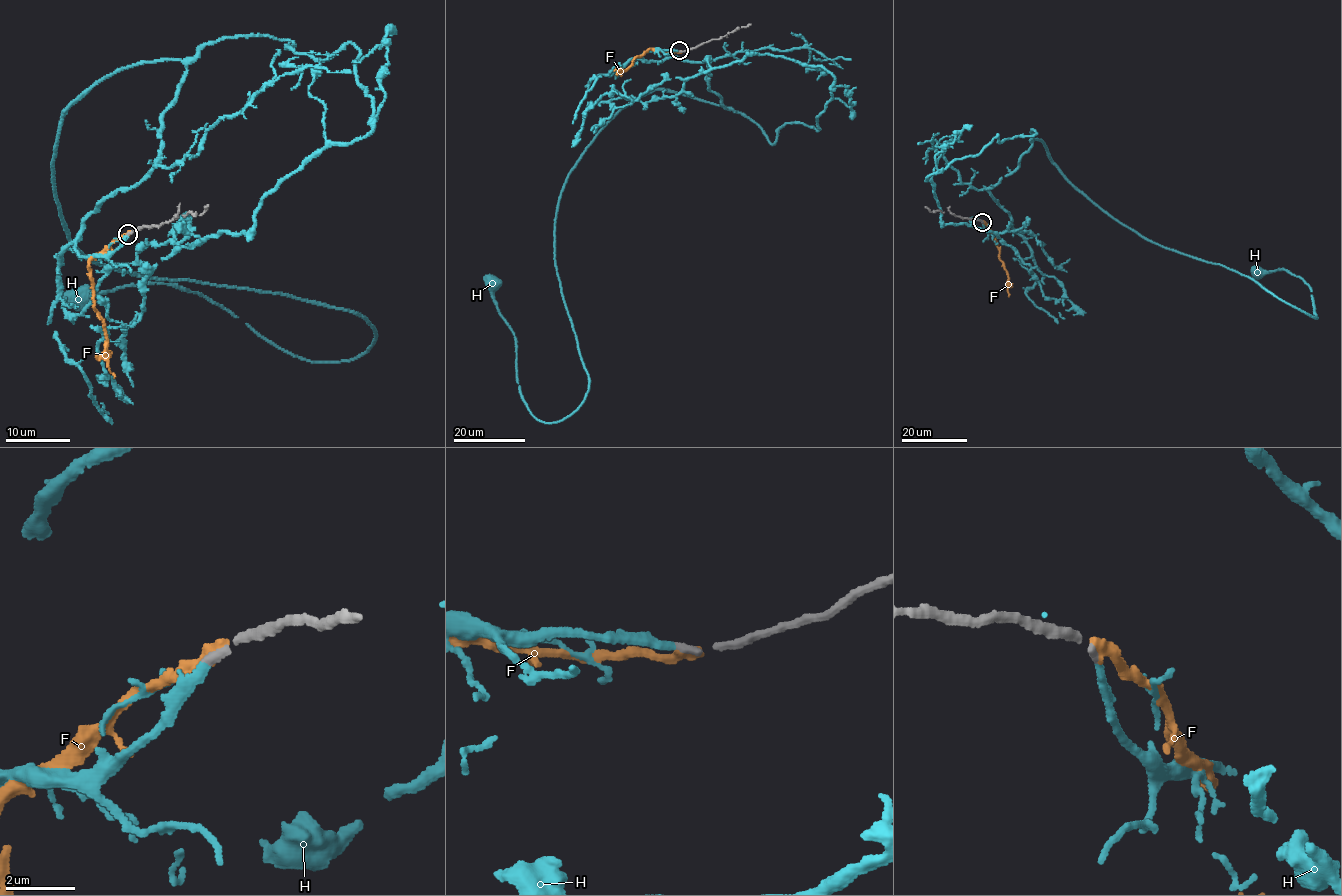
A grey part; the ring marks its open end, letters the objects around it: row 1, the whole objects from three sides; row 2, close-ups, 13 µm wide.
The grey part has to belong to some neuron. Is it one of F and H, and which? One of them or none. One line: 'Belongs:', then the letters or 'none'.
Belongs: H

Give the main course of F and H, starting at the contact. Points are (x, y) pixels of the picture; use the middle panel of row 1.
F: (680, 52), (649, 49), (616, 74)
H: (680, 51), (642, 58), (704, 61), (726, 108), (633, 100), (557, 206), (589, 386), (561, 420), (492, 282)

